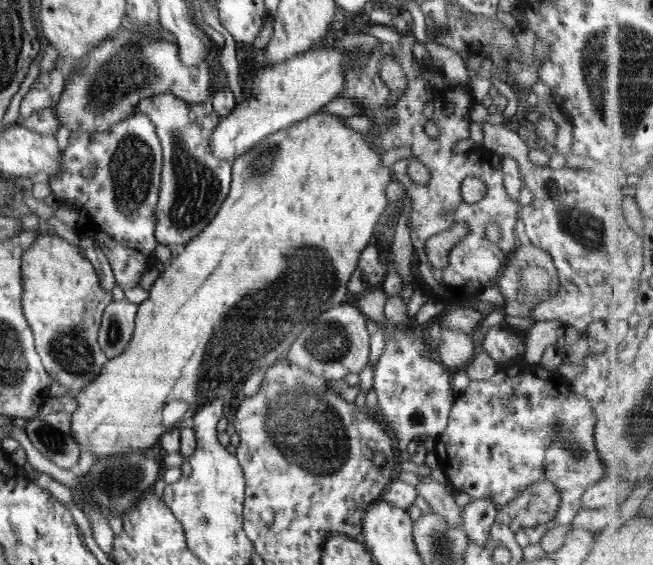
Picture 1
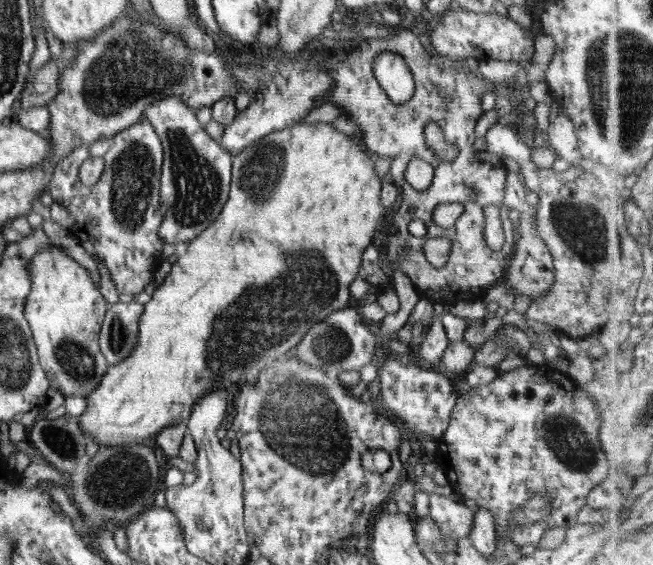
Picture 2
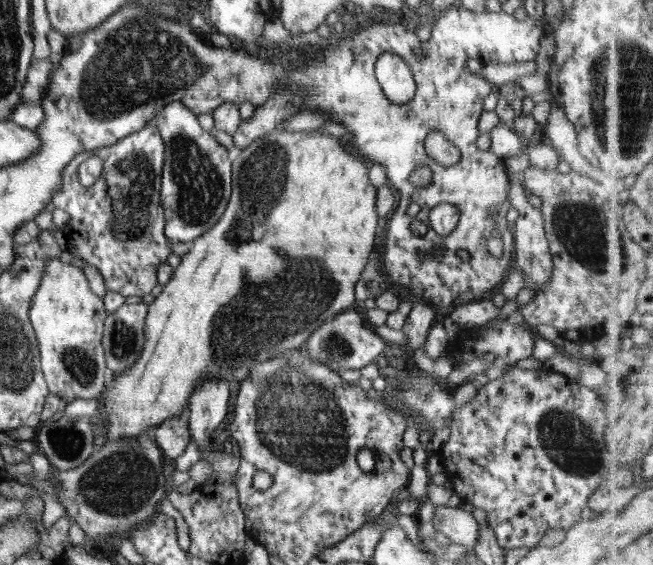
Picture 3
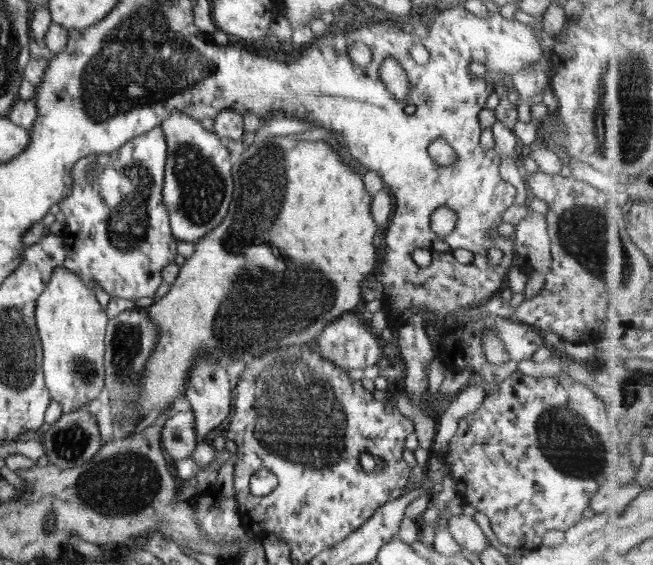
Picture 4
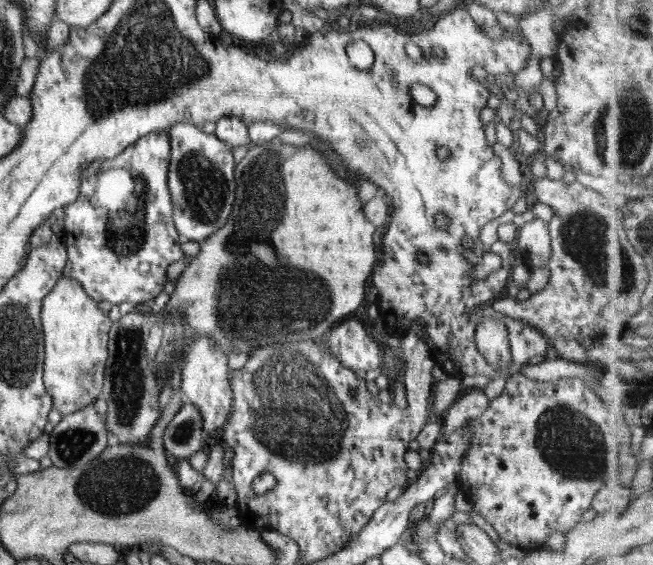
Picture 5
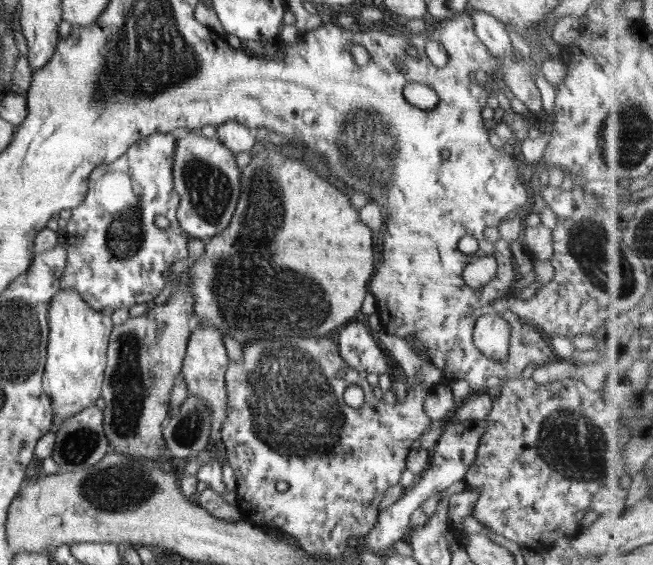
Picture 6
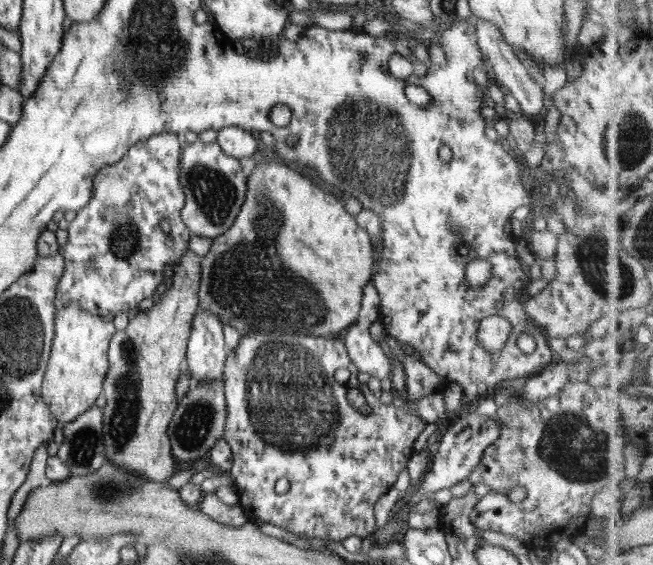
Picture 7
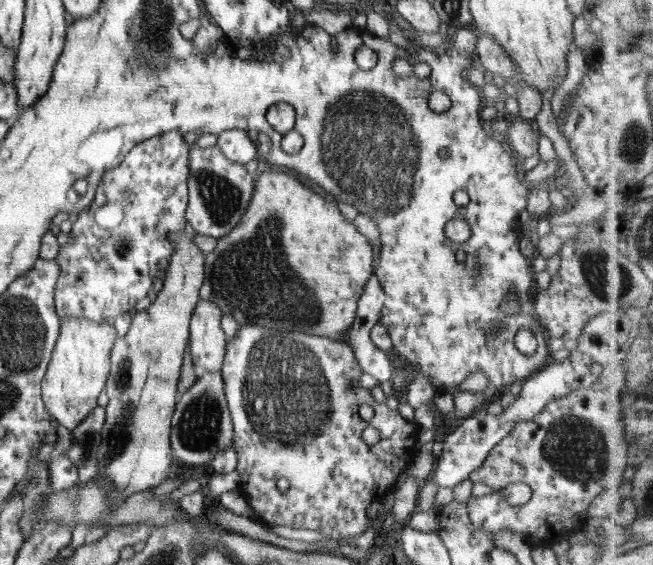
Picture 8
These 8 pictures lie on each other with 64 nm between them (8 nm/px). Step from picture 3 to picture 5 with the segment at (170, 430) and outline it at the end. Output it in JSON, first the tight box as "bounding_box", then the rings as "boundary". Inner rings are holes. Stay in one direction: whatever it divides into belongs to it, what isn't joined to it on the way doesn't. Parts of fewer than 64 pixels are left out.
{"bounding_box":[163,401,209,459],"boundary":[[[189,401],[181,406],[163,432],[165,450],[180,459],[206,449],[209,442],[203,432],[200,411]]]}

